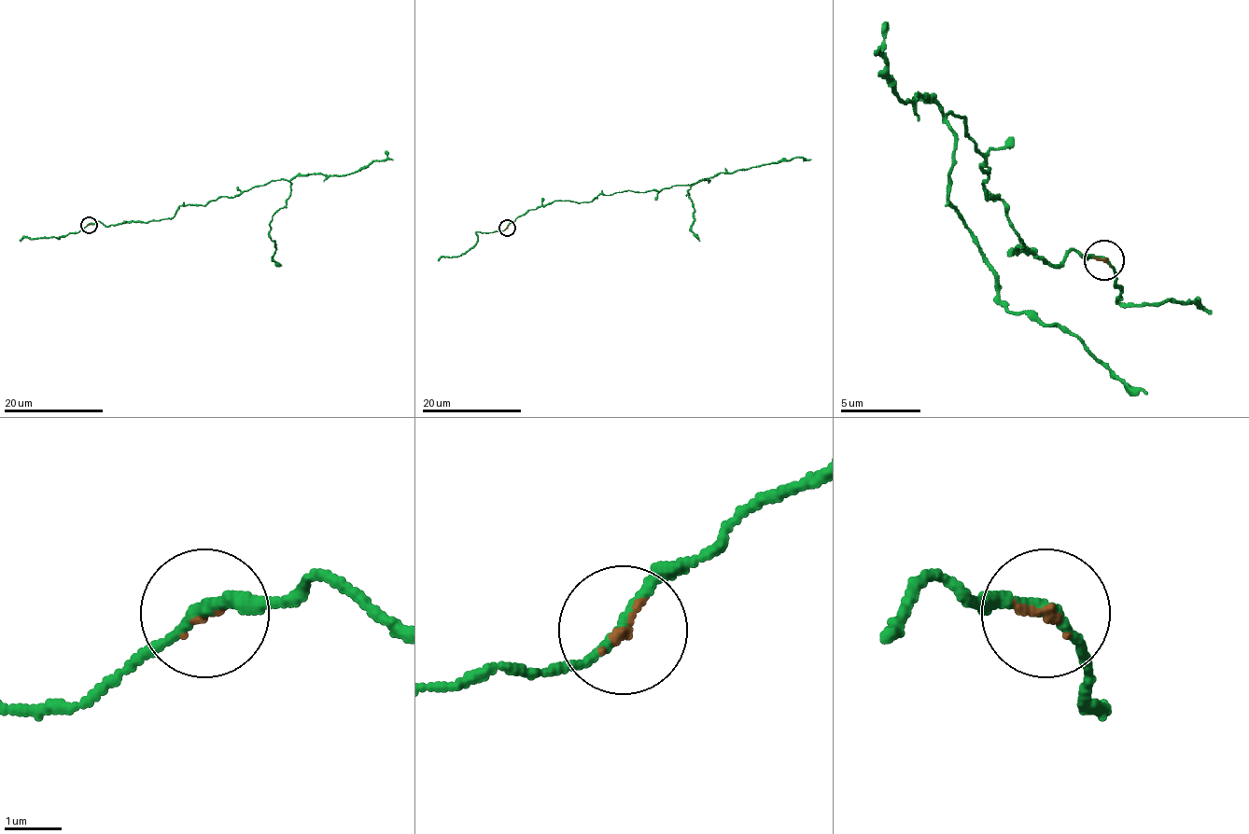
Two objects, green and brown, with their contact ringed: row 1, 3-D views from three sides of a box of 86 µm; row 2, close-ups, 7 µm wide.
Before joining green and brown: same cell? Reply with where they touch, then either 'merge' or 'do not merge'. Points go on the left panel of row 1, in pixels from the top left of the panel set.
at (89, 225); merge

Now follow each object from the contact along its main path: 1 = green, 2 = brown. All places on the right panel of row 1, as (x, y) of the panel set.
1: (1105, 261), (1016, 253), (968, 124), (947, 116), (947, 197), (1000, 298), (1064, 326), (1145, 394)
2: (1105, 261), (1093, 257)

